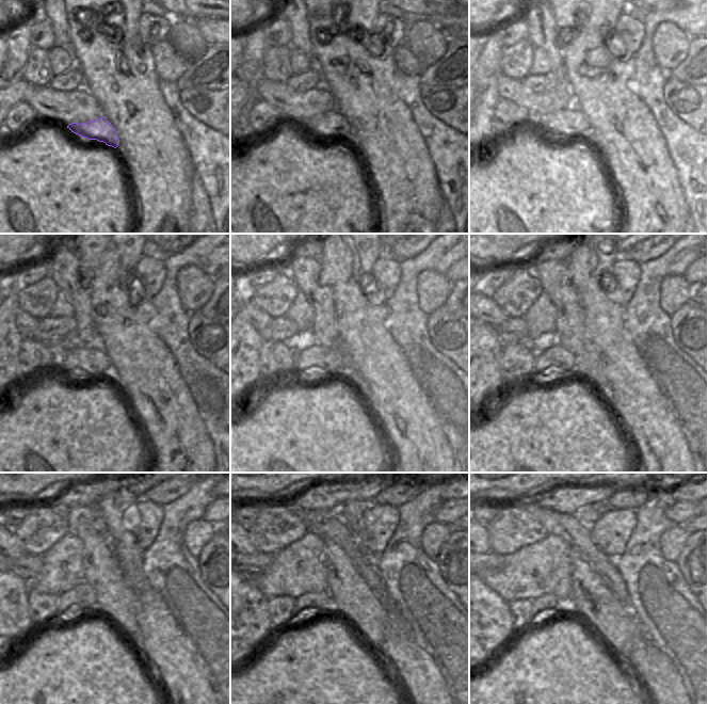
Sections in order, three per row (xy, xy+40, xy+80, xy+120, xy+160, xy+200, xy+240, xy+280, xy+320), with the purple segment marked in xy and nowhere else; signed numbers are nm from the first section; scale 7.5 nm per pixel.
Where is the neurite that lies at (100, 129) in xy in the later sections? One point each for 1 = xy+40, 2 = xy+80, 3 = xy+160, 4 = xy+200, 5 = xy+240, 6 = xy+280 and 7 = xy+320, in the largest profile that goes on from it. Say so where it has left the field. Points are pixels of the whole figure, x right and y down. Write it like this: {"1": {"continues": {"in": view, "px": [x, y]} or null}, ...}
{"1": {"continues": {"in": "xy+40", "px": [332, 124]}}, "2": {"continues": {"in": "xy+80", "px": [569, 122]}}, "3": {"continues": {"in": "xy+160", "px": [310, 357]}}, "4": {"continues": {"in": "xy+200", "px": [558, 356]}}, "5": {"continues": {"in": "xy+240", "px": [82, 595]}}, "6": {"continues": {"in": "xy+280", "px": [323, 601]}}, "7": {"continues": {"in": "xy+320", "px": [546, 601]}}}

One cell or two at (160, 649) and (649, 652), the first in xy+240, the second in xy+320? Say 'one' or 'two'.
one

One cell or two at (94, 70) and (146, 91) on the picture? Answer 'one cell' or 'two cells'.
one cell

